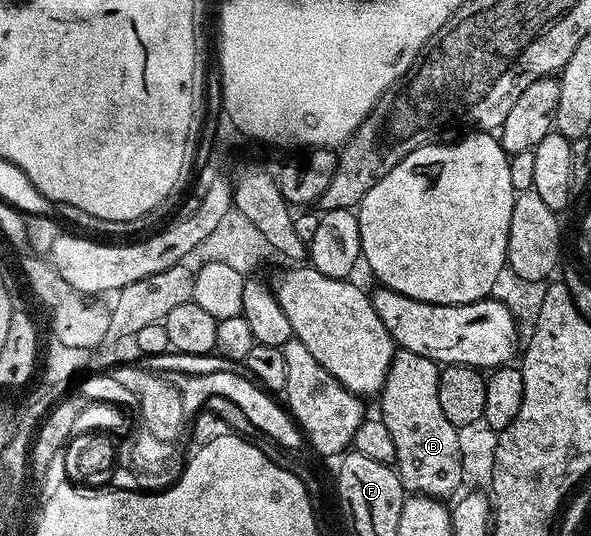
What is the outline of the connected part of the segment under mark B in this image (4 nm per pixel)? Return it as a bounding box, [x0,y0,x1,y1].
[378,350,465,498]

